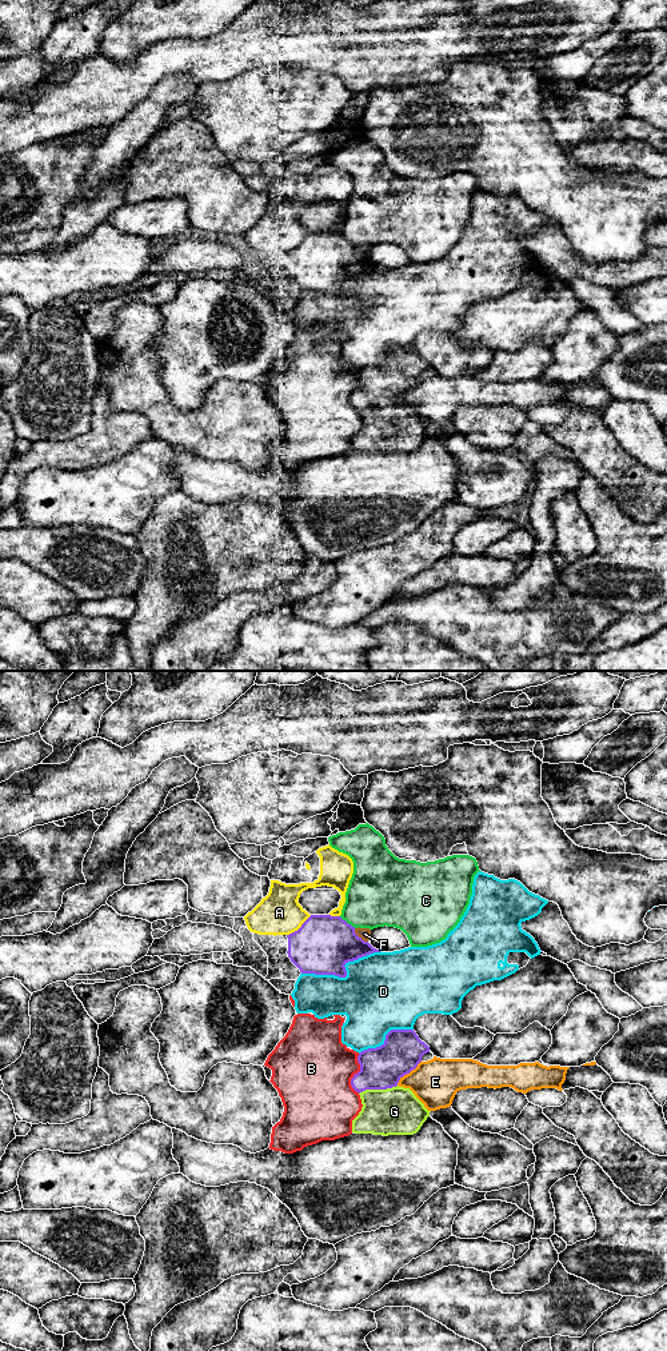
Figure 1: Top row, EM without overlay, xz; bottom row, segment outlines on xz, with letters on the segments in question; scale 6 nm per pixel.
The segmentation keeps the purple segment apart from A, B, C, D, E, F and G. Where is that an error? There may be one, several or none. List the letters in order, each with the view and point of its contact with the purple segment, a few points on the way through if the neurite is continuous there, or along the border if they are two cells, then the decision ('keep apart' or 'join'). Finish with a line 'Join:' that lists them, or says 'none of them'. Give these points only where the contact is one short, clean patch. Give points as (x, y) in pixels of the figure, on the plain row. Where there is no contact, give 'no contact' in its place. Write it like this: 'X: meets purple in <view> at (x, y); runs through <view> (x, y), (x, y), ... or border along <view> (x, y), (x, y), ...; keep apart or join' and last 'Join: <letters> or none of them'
A: meets purple in xz at (300, 244); keep apart
B: meets purple in xz at (355, 391); keep apart
C: meets purple in xz at (346, 239); keep apart
D: meets purple in xz at (346, 292); keep apart
E: meets purple in xz at (408, 390); keep apart
F: meets purple in xz at (358, 254); border along xz (354, 246), (367, 259); keep apart
G: meets purple in xz at (378, 406); runs through xz (382, 384), (378, 406), (382, 416), (394, 428); join
Join: G

